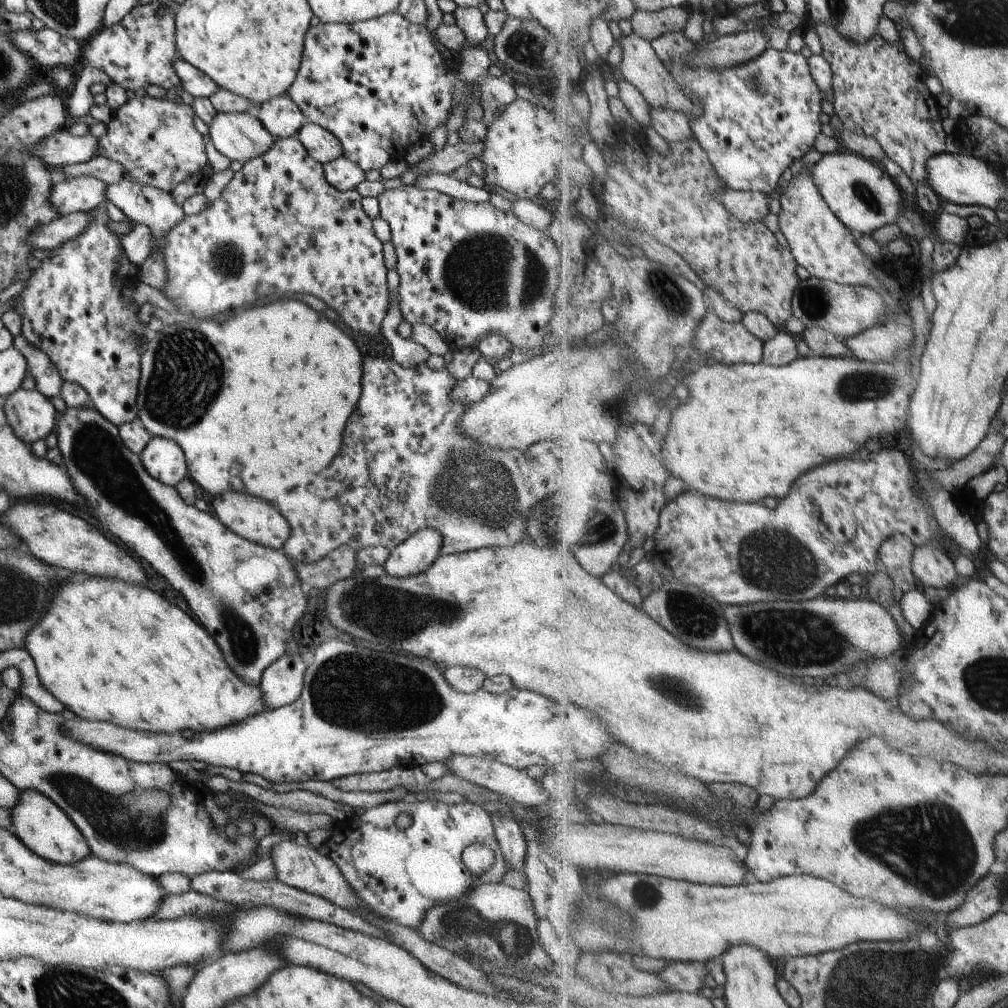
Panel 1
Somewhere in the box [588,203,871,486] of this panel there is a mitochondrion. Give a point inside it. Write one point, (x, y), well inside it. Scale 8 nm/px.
(668, 293)

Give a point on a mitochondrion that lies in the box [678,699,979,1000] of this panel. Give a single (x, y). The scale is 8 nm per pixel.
(930, 964)

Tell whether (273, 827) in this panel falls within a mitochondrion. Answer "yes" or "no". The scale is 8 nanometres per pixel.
no

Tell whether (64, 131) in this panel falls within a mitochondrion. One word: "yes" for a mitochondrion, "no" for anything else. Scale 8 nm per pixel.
no

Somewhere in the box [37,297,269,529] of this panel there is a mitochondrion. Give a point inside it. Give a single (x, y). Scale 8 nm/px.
(186, 376)

